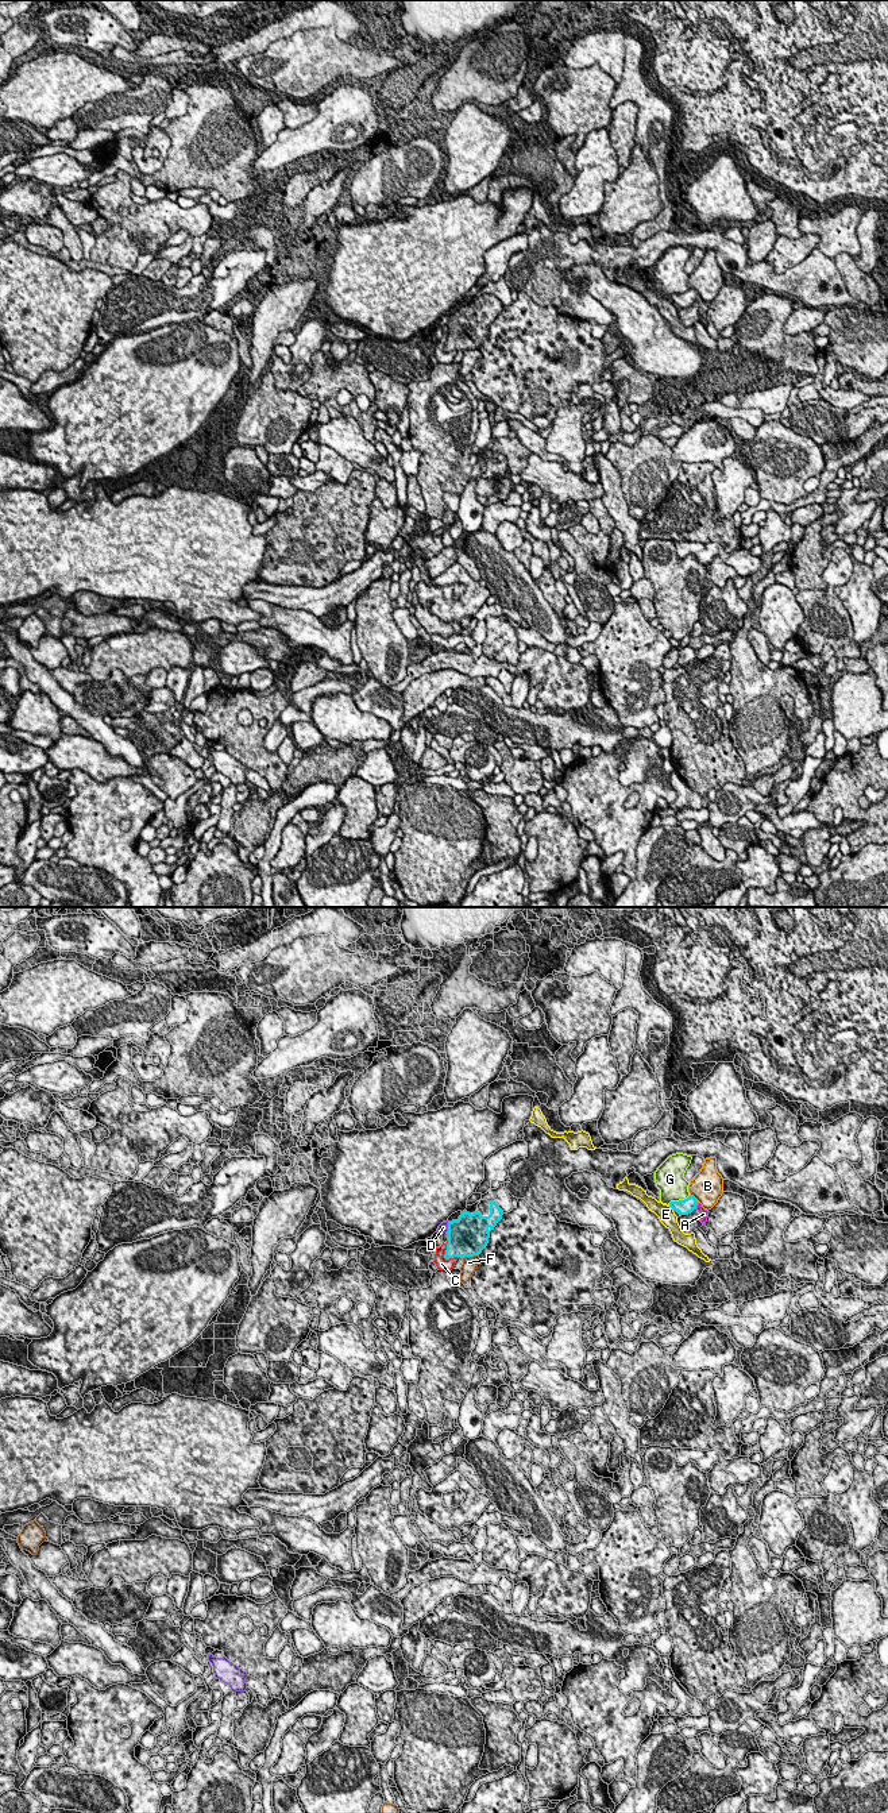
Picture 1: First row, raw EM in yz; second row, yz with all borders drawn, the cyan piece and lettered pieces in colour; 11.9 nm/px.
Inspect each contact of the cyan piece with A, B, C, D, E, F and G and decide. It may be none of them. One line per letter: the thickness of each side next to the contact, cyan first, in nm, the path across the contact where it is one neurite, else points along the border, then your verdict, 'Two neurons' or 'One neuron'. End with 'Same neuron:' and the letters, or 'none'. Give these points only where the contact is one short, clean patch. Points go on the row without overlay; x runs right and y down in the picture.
A: Thickness 190 nm (cyan) against 130 nm. Path across: yz (684, 300), (697, 297), (703, 307). One neuron
B: Thickness 190 nm (cyan) against 380 nm. Boundary: yz (690, 286), (698, 294). Two neurons
C: Thickness 320 nm (cyan) against 140 nm. Two neurons
D: Thickness 460 nm (cyan) against 120 nm. Two neurons
E: Thickness 190 nm (cyan) against 200 nm. Two neurons
F: Thickness 480 nm (cyan) against 180 nm. Two neurons
G: Thickness 190 nm (cyan) against 340 nm. Boundary: yz (690, 288), (672, 293), (668, 297). Two neurons
Same neuron: A

